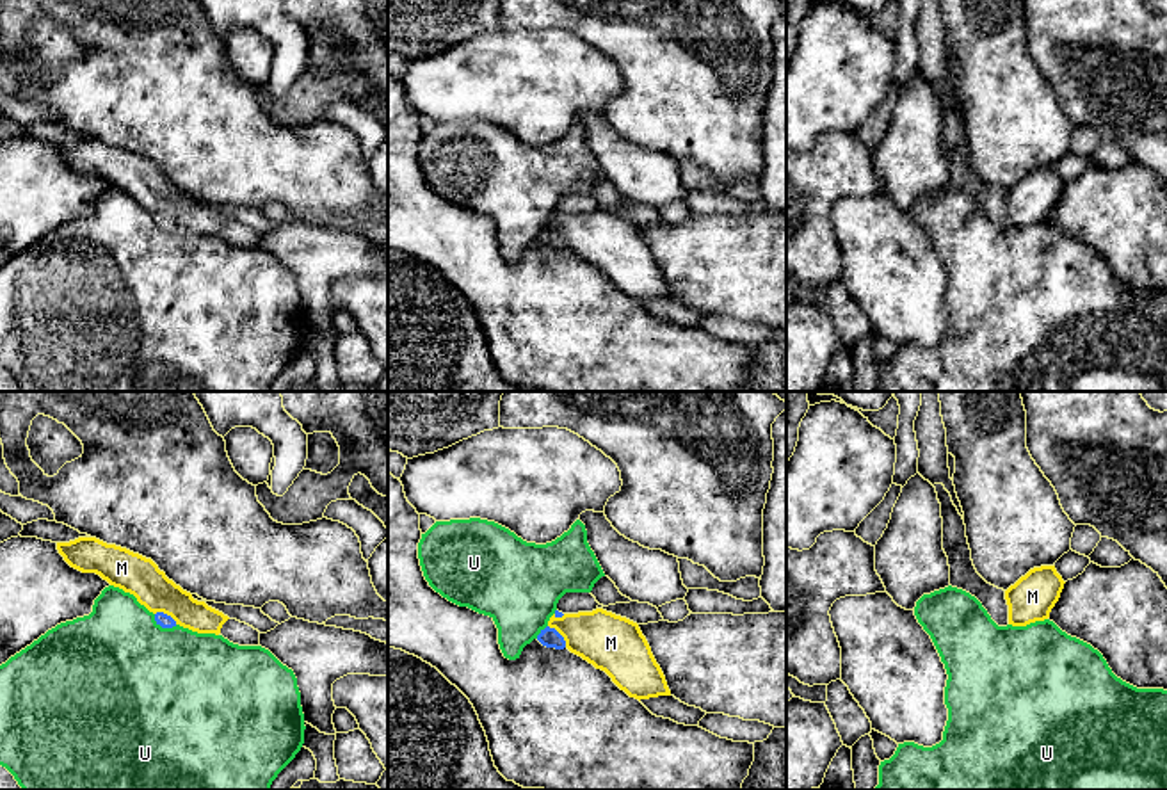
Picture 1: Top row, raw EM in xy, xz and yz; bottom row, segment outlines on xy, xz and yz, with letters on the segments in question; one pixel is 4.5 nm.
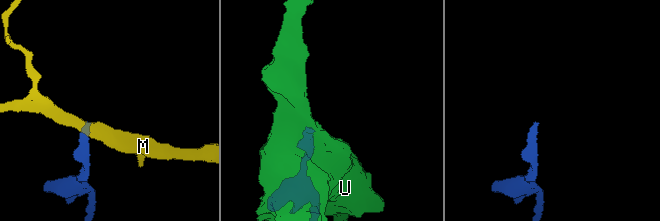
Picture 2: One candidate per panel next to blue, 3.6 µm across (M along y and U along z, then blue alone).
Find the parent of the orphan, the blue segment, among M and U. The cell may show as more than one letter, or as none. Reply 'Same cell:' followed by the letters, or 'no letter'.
Same cell: no letter

